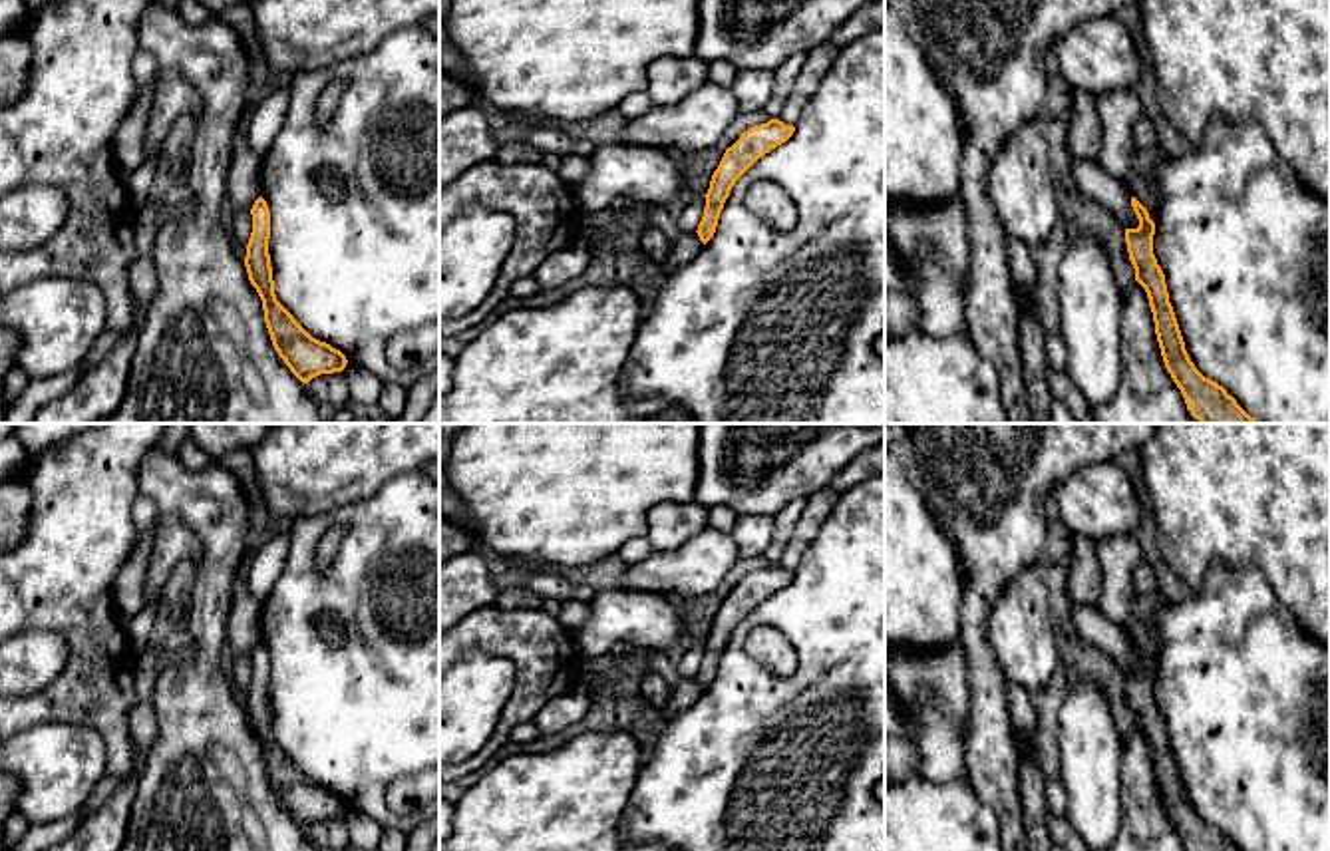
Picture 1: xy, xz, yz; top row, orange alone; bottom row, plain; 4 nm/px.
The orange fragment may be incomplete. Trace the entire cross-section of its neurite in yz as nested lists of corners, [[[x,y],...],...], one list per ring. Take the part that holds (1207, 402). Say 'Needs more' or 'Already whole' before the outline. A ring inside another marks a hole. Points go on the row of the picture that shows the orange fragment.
Already whole. [[[1131,197],[1131,207],[1139,227],[1125,229],[1129,260],[1135,268],[1135,280],[1145,288],[1149,298],[1165,368],[1181,390],[1187,410],[1201,424],[1260,424],[1223,386],[1205,378],[1191,362],[1169,302],[1165,274],[1153,255],[1155,223],[1135,197]]]

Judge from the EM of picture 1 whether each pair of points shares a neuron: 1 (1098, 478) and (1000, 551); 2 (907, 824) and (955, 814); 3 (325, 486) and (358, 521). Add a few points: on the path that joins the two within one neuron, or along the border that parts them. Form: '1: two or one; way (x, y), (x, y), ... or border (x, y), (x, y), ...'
1: two; border (1088, 466), (1070, 472), (1048, 494)
2: one; way (919, 824), (943, 824)
3: two; border (384, 482), (362, 500), (299, 517)

